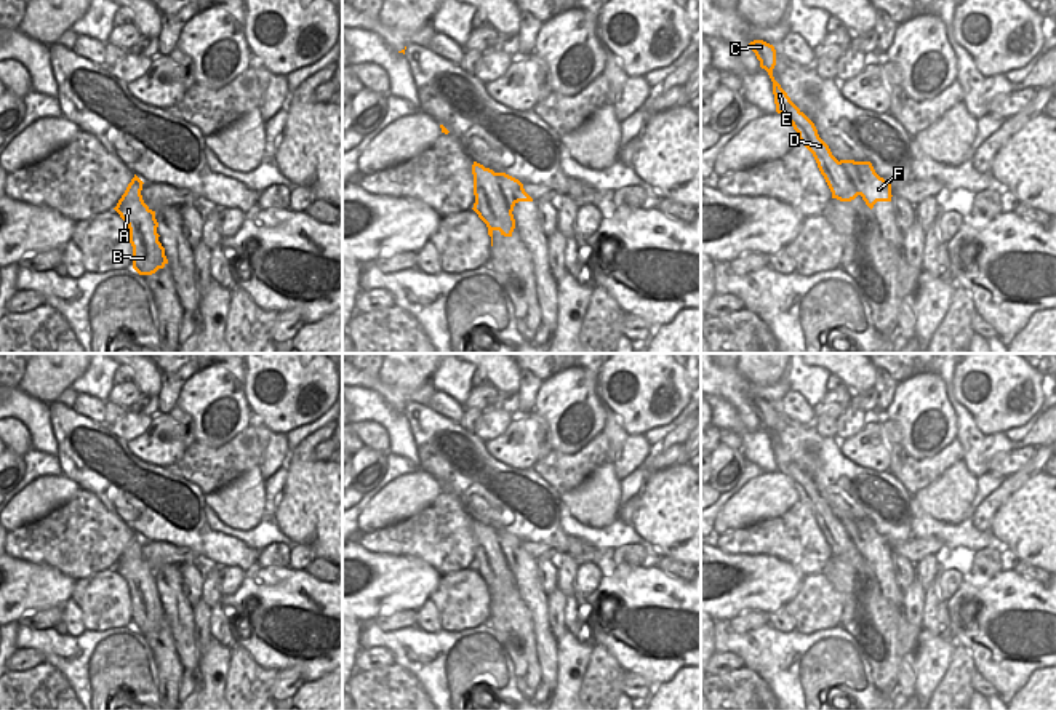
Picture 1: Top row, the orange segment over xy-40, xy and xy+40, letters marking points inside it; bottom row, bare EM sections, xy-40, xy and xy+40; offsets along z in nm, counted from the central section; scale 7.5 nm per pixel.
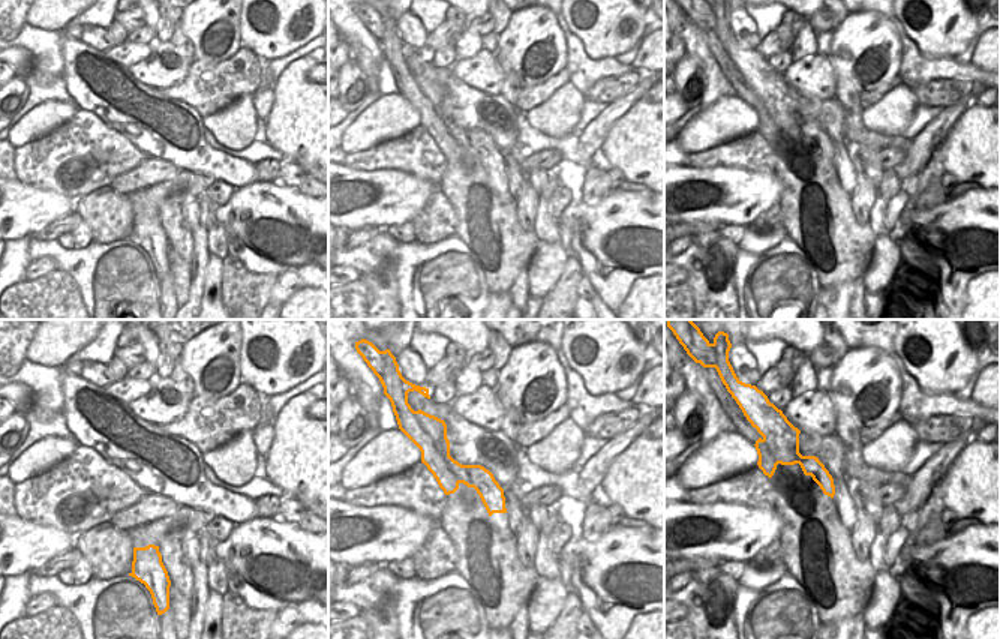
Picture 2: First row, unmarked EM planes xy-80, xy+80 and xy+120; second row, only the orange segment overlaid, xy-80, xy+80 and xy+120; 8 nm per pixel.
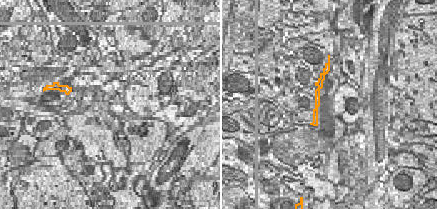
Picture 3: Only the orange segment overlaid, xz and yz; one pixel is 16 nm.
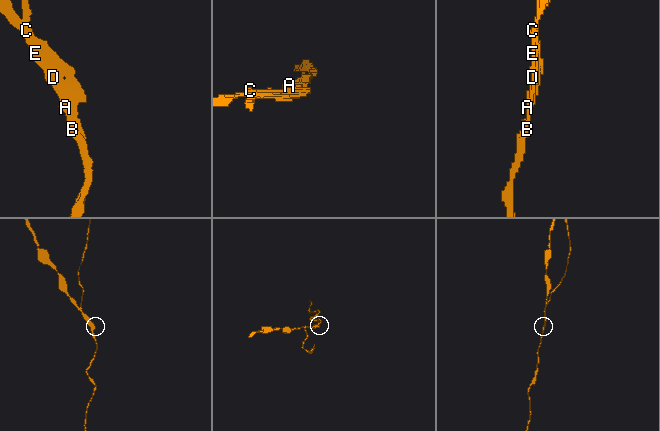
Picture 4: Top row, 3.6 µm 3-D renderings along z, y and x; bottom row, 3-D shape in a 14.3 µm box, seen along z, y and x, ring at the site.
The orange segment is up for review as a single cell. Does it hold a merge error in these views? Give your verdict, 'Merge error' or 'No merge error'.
Merge error.

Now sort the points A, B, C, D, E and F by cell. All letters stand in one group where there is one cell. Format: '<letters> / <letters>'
A B D / C E F

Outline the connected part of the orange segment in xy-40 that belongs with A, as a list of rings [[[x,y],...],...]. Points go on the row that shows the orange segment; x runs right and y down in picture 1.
[[[134,174],[114,208],[128,224],[133,246],[133,269],[139,275],[152,275],[168,264],[165,248],[158,241],[155,211],[142,200],[142,181]]]

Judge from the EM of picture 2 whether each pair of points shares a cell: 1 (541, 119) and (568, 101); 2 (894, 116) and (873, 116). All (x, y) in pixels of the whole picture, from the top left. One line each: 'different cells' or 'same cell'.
1: same cell
2: same cell

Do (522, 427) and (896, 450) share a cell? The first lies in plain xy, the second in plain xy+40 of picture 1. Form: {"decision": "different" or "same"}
{"decision": "different"}

